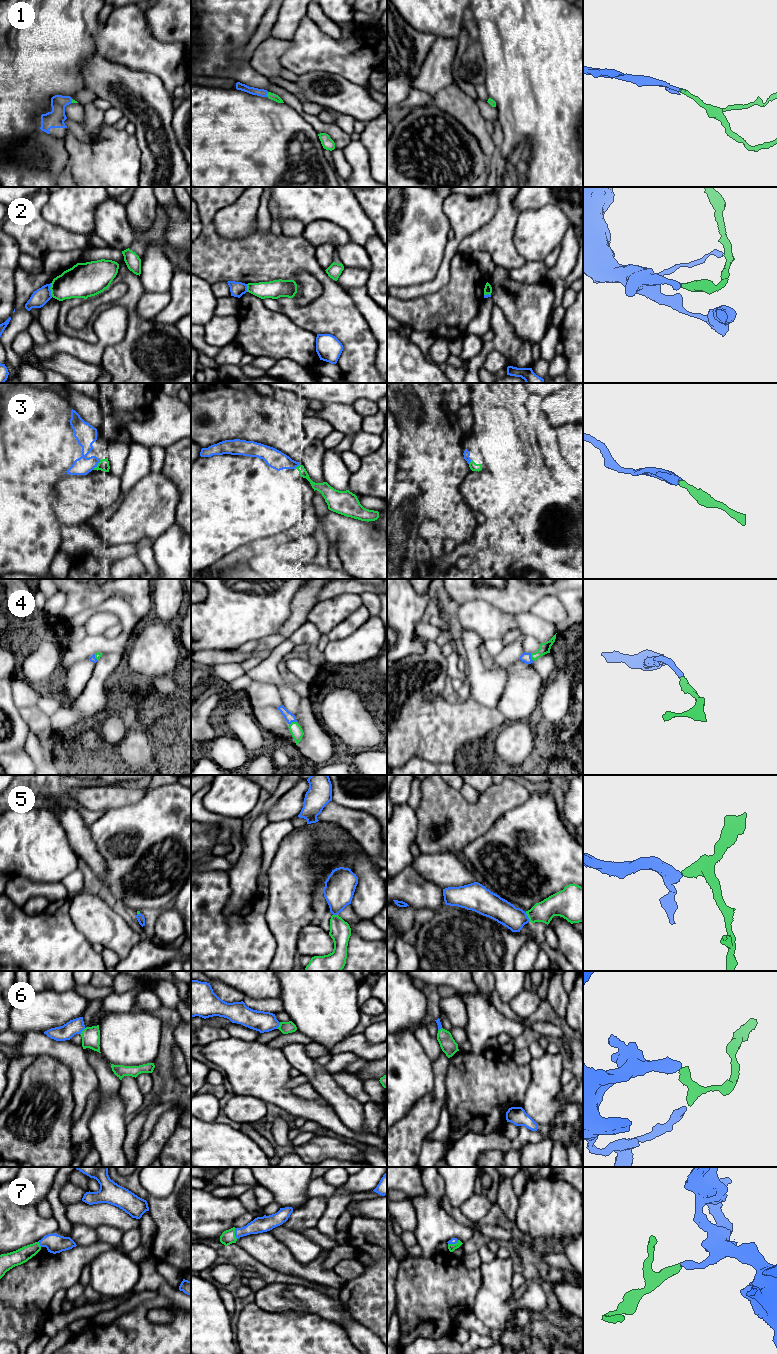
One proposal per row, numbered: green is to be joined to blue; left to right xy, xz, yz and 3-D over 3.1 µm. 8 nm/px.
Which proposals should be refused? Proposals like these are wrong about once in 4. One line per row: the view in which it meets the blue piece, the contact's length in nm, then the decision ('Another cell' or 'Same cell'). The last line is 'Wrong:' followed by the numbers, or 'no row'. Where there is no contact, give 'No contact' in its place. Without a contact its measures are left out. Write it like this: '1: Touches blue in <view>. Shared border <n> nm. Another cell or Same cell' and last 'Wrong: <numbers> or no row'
1: Touches blue in xz. Shared border 40 nm. Same cell
2: Touches blue in xy. Shared border 110 nm. Another cell
3: Touches blue in xy. Shared border 100 nm. Same cell
4: Touches blue in yz. Shared border 70 nm. Same cell
5: Touches blue in yz. Shared border 80 nm. Same cell
6: Touches blue in xz. Shared border 60 nm. Same cell
7: Touches blue in xz. Shared border 90 nm. Same cell
Wrong: 2

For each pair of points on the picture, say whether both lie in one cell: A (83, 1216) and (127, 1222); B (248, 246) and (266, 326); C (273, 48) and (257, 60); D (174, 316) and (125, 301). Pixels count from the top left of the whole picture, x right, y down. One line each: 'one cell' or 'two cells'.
A: one cell
B: two cells
C: one cell
D: two cells

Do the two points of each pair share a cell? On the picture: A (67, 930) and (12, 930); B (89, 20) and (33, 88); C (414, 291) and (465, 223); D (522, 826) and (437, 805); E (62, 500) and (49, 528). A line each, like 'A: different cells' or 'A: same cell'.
A: same cell
B: same cell
C: same cell
D: different cells
E: different cells

